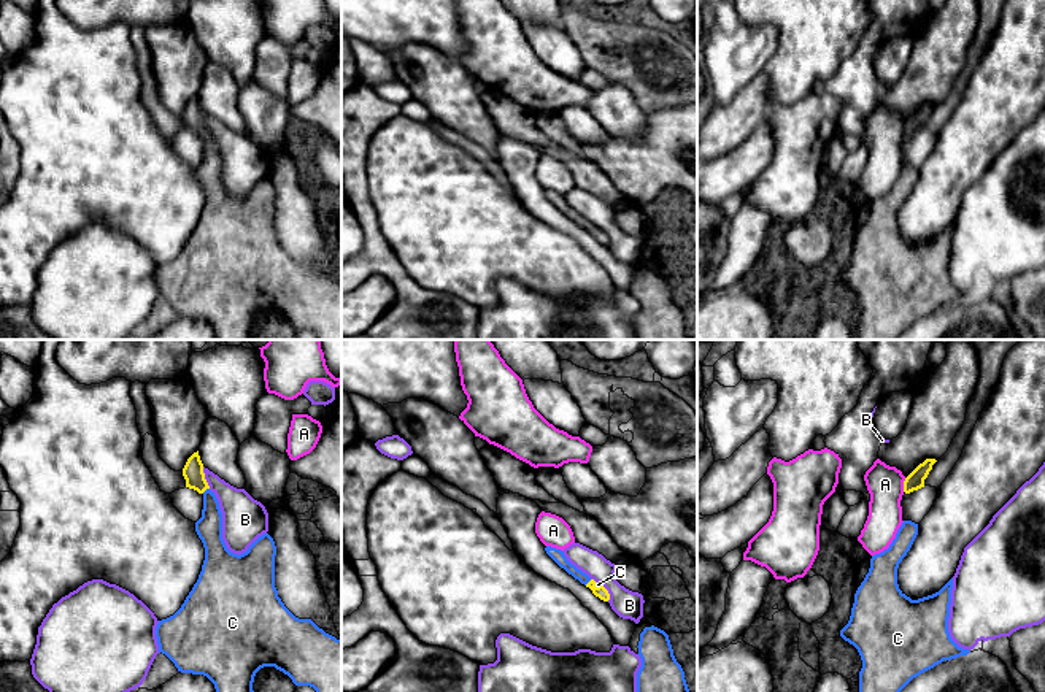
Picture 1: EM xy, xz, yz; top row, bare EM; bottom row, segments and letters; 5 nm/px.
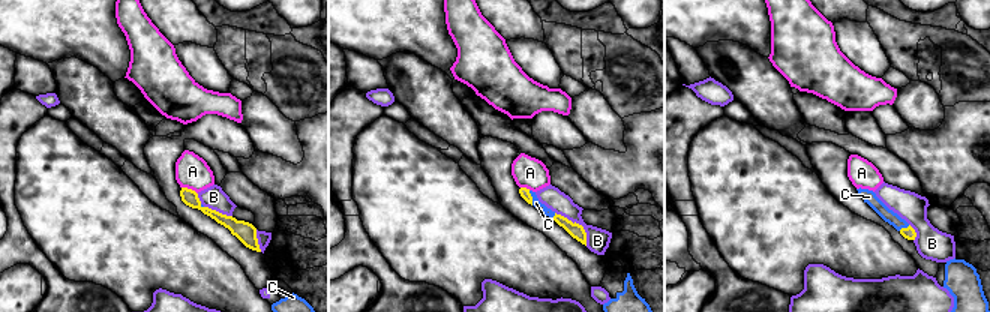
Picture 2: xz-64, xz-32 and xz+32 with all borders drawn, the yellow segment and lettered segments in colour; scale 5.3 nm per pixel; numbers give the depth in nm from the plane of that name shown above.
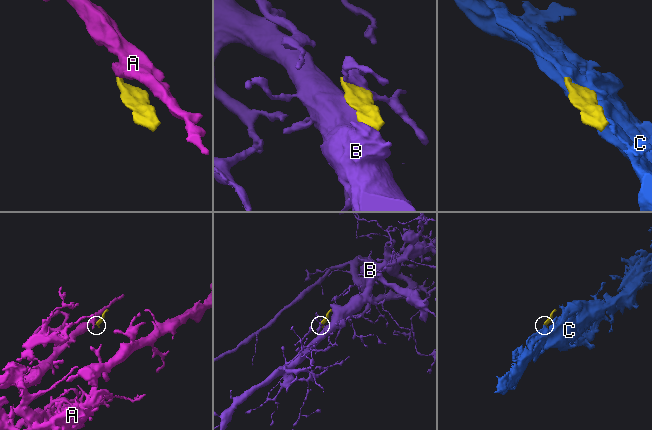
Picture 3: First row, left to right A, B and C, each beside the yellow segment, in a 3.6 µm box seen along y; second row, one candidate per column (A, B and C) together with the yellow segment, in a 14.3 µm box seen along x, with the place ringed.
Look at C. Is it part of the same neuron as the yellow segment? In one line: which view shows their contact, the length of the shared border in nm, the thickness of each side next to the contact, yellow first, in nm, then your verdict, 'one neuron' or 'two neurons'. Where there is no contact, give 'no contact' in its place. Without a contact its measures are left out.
xy | 50 nm | 110/140 nm | one neuron

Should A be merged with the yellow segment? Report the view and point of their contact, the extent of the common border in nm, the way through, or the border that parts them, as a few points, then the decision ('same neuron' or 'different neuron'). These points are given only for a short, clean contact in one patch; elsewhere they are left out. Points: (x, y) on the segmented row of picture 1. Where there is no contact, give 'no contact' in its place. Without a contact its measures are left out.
yz (904, 484) | 70 nm | along yz (906, 478), (902, 491) | different neuron

